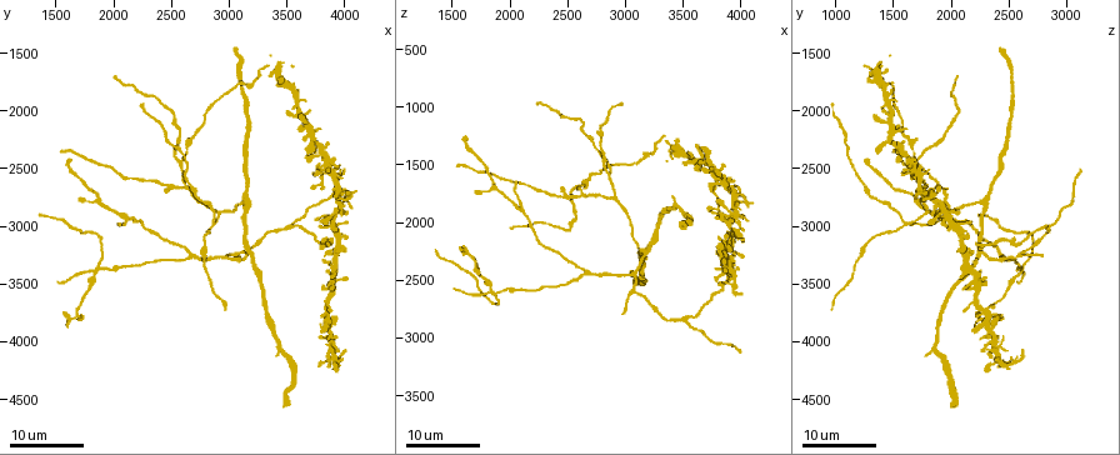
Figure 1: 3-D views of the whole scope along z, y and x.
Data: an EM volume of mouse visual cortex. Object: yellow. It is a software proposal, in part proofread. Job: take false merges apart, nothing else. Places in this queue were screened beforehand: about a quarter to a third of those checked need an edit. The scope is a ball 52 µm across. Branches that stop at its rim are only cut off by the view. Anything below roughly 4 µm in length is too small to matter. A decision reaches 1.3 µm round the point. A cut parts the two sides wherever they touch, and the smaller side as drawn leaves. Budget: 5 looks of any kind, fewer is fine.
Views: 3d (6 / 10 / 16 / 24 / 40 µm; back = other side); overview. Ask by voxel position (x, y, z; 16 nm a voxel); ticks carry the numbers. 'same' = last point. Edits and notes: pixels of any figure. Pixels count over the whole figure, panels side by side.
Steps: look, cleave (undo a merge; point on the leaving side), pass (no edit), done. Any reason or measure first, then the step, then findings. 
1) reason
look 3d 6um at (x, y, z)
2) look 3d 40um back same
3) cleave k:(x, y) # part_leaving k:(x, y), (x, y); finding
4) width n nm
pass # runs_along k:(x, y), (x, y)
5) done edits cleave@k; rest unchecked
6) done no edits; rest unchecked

thin arm on a thick one
look 3d 16um at (3820, 2500, 1640)

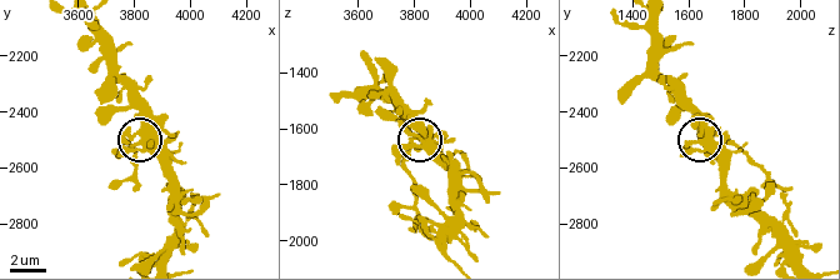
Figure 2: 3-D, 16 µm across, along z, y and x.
look 3d 6um at (3830, 2510, 1670)

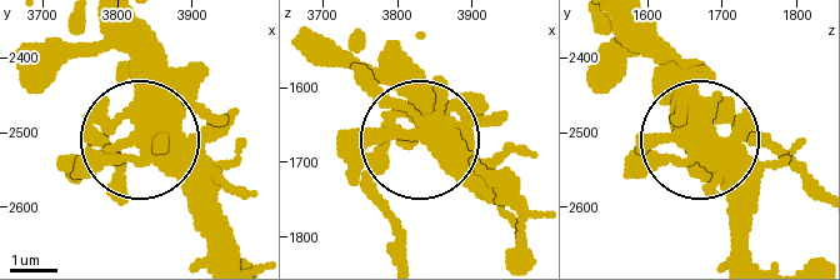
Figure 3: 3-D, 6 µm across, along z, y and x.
other side
look 3d 6um back at (3835, 2515, 1665)

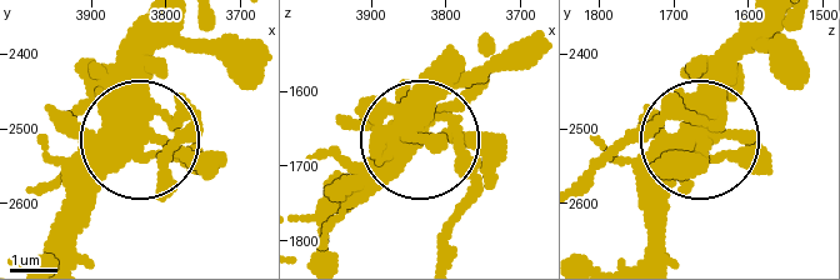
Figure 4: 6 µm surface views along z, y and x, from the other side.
cleave 4:(200, 124) # part_leaving 4:(453, 124), (465, 179), (453, 250); a second neuron is stuck on

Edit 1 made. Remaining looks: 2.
look 3d 16um at (2860, 2960, 1600)

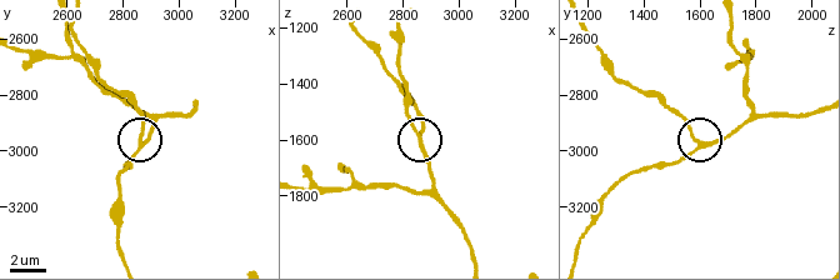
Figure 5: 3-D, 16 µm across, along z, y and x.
zoom in
look 3d 10um at (2870, 2980, 1600)

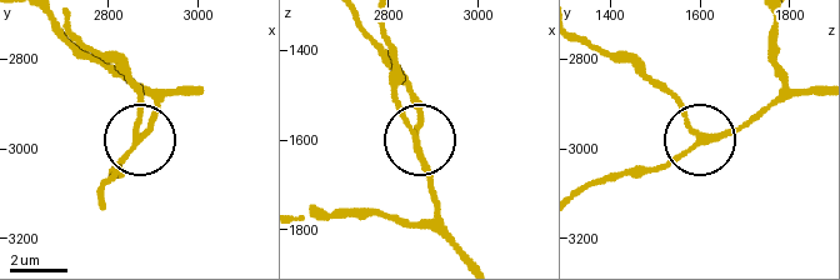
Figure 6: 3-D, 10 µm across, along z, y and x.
arms 3
pass # runs_along 6:(323, 209), (401, 221), (435, 214), (438, 200), (396, 94); all the same neuron

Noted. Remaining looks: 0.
done edits cleave@4; rest unchecked

